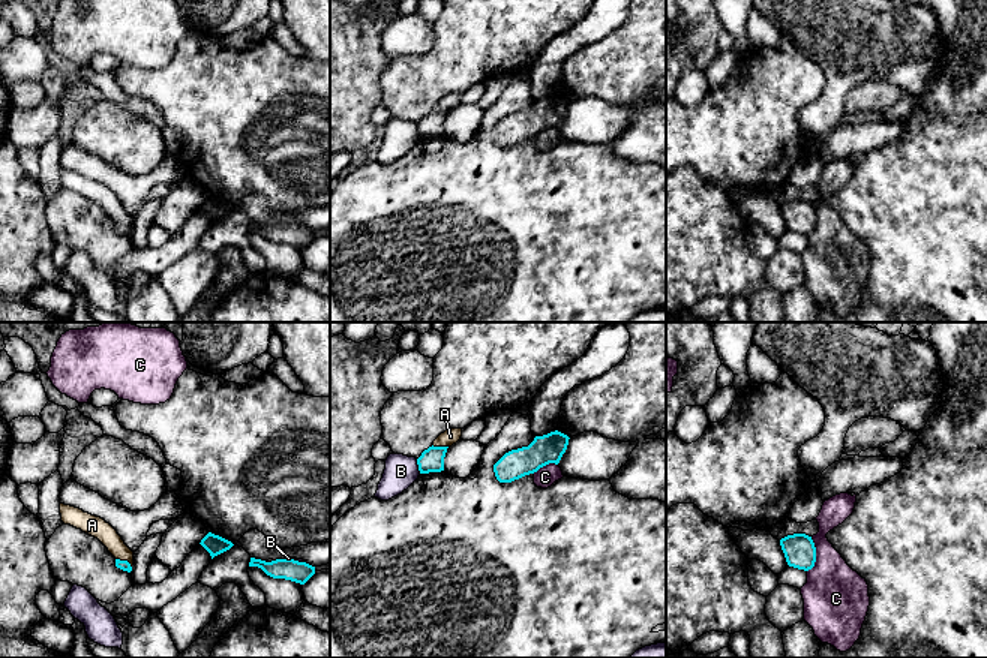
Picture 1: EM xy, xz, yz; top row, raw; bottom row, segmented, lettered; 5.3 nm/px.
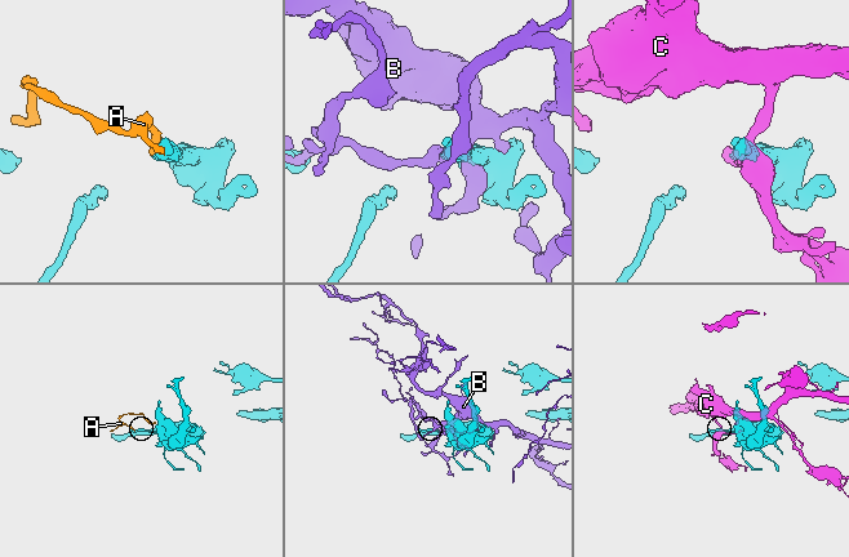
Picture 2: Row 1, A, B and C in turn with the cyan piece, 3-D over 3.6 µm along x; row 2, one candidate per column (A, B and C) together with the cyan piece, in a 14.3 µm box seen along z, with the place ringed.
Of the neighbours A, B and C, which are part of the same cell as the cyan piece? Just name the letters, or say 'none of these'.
none of these

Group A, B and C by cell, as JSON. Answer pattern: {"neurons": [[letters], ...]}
{"neurons": [["A"], ["B"], ["C"]]}

